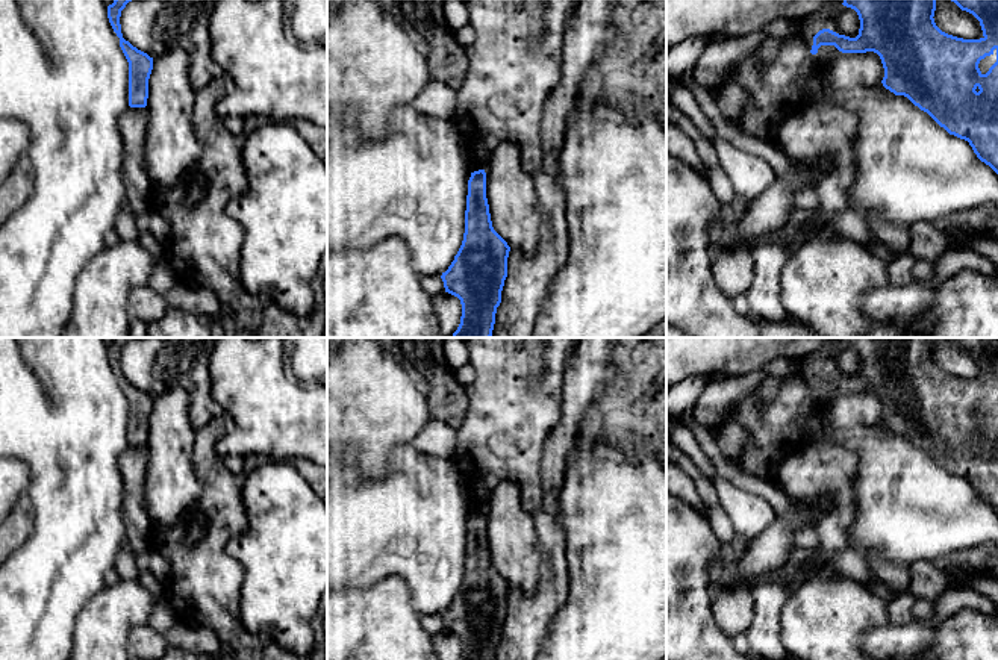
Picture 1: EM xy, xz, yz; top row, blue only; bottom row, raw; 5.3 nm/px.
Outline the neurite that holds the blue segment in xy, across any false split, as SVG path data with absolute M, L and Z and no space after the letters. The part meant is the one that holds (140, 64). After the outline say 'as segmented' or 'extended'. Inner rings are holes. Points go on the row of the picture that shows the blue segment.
M114 0L114 3L108 6L108 18L114 32L120 38L120 47L129 62L129 106L145 107L153 58L123 38L120 17L129 2L132 0Z; as segmented

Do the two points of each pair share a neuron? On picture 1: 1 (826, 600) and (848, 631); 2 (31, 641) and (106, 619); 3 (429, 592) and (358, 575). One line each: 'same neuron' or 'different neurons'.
1: same neuron
2: different neurons
3: same neuron

